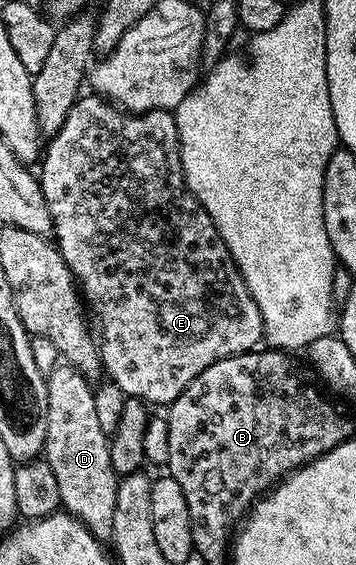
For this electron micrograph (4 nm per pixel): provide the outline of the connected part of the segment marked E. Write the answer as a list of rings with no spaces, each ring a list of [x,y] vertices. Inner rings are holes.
[[[79,96],[72,111],[68,111],[68,119],[64,119],[64,127],[60,127],[55,137],[49,138],[44,156],[40,161],[40,166],[42,165],[40,180],[44,199],[48,203],[48,211],[54,220],[52,237],[59,253],[62,254],[64,263],[74,274],[74,280],[80,286],[85,304],[89,306],[92,313],[94,308],[94,313],[98,316],[98,325],[102,328],[100,352],[105,376],[113,385],[120,387],[120,391],[124,391],[127,397],[135,397],[151,406],[166,407],[181,395],[184,387],[188,387],[188,383],[192,383],[196,375],[200,375],[200,371],[212,367],[212,363],[257,350],[263,344],[260,307],[256,307],[256,303],[250,298],[248,287],[224,239],[220,239],[208,211],[190,194],[190,188],[186,185],[186,176],[182,173],[182,148],[178,142],[178,124],[174,122],[173,112],[169,109],[153,109],[147,113],[128,113],[104,97],[86,96]]]

